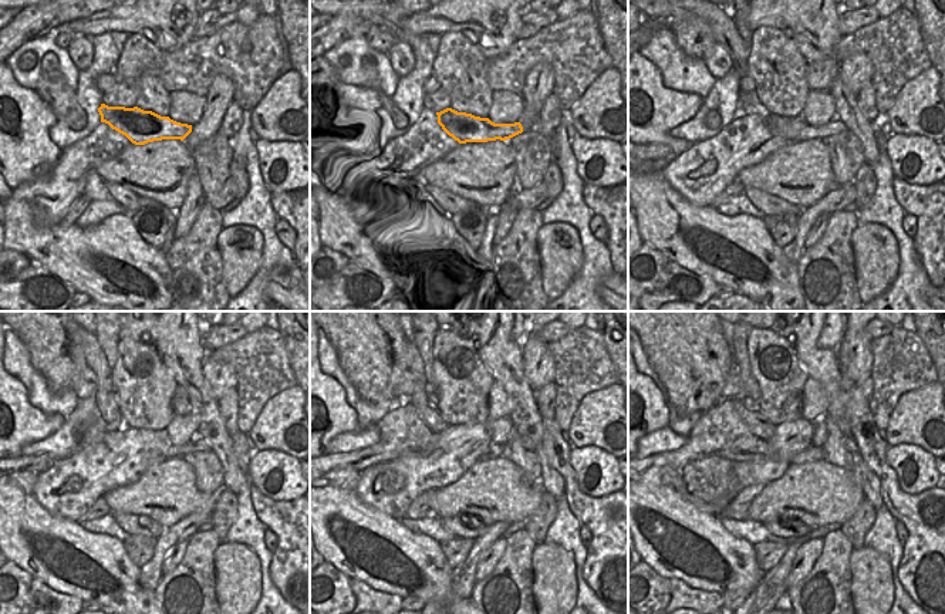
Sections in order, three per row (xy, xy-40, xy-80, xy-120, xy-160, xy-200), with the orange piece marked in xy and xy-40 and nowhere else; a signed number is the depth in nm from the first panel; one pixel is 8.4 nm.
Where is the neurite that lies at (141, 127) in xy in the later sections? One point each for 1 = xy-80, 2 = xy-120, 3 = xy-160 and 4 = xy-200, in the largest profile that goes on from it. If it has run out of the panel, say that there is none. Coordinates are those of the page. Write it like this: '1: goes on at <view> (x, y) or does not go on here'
1: goes on at xy-80 (793, 130)
2: goes on at xy-120 (196, 444)
3: goes on at xy-160 (527, 444)
4: goes on at xy-200 (849, 444)

